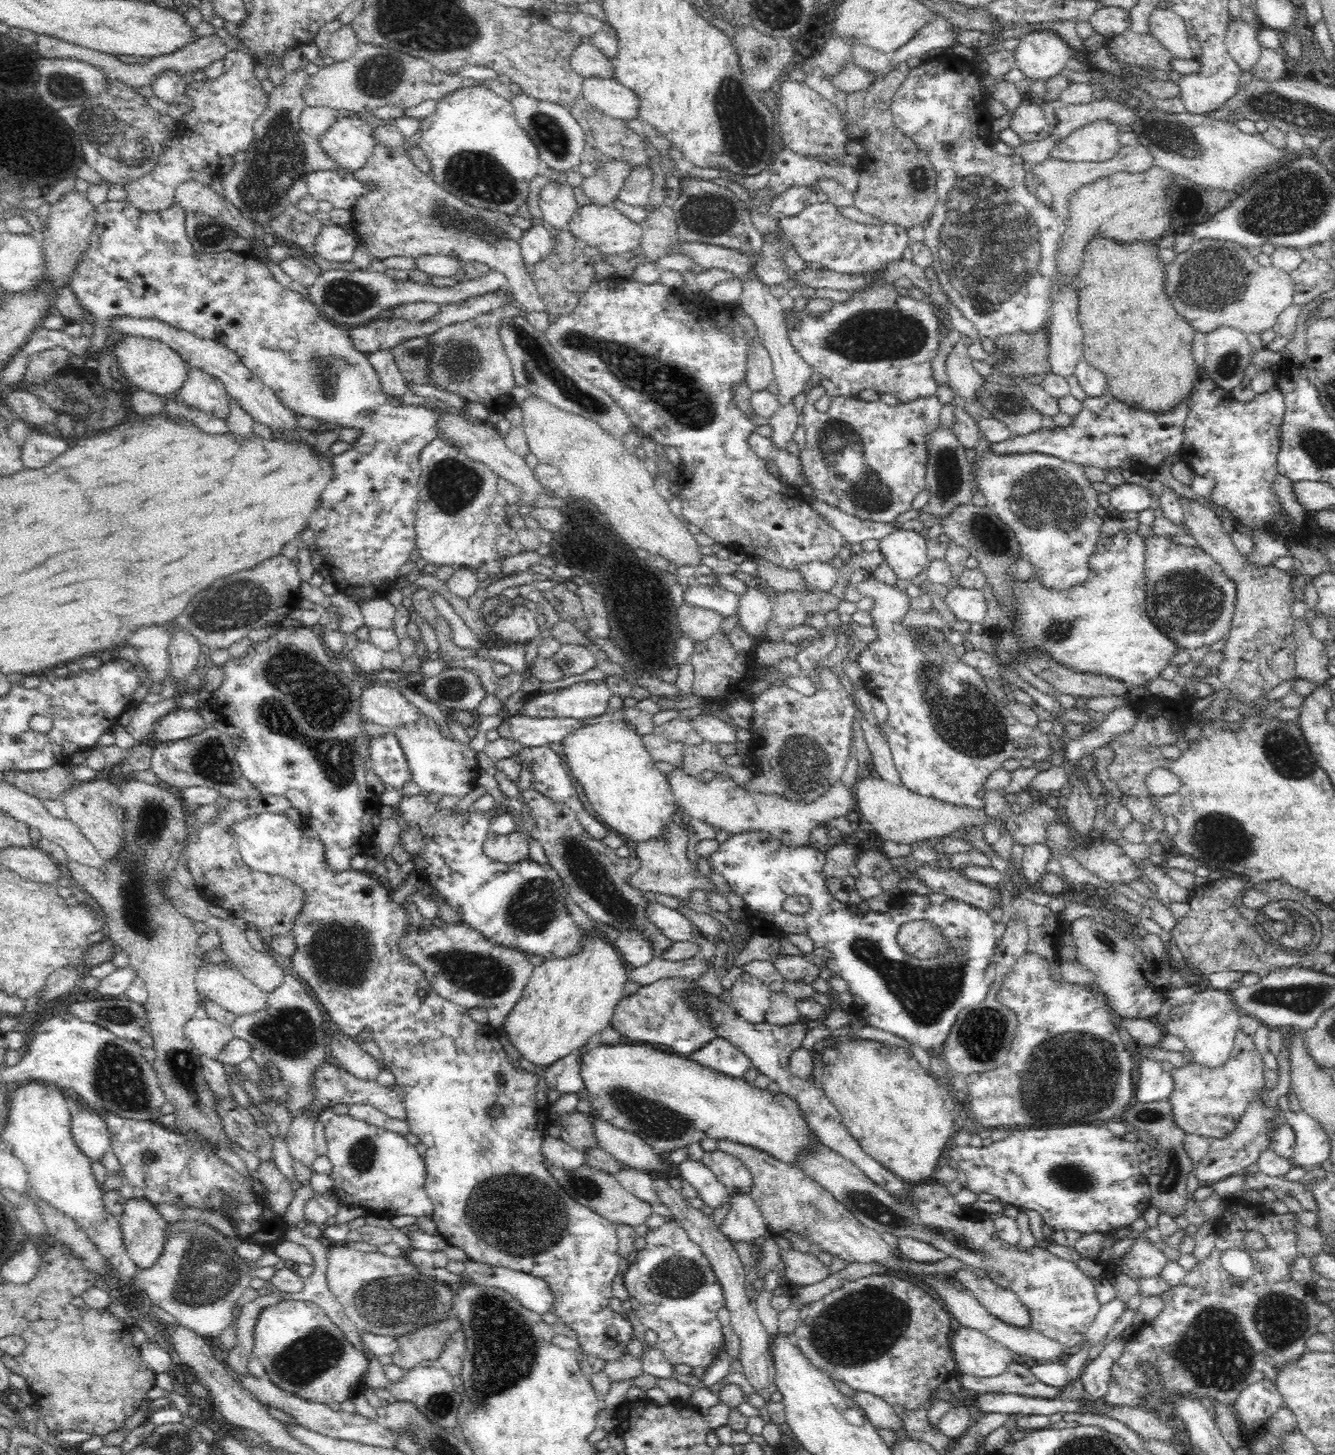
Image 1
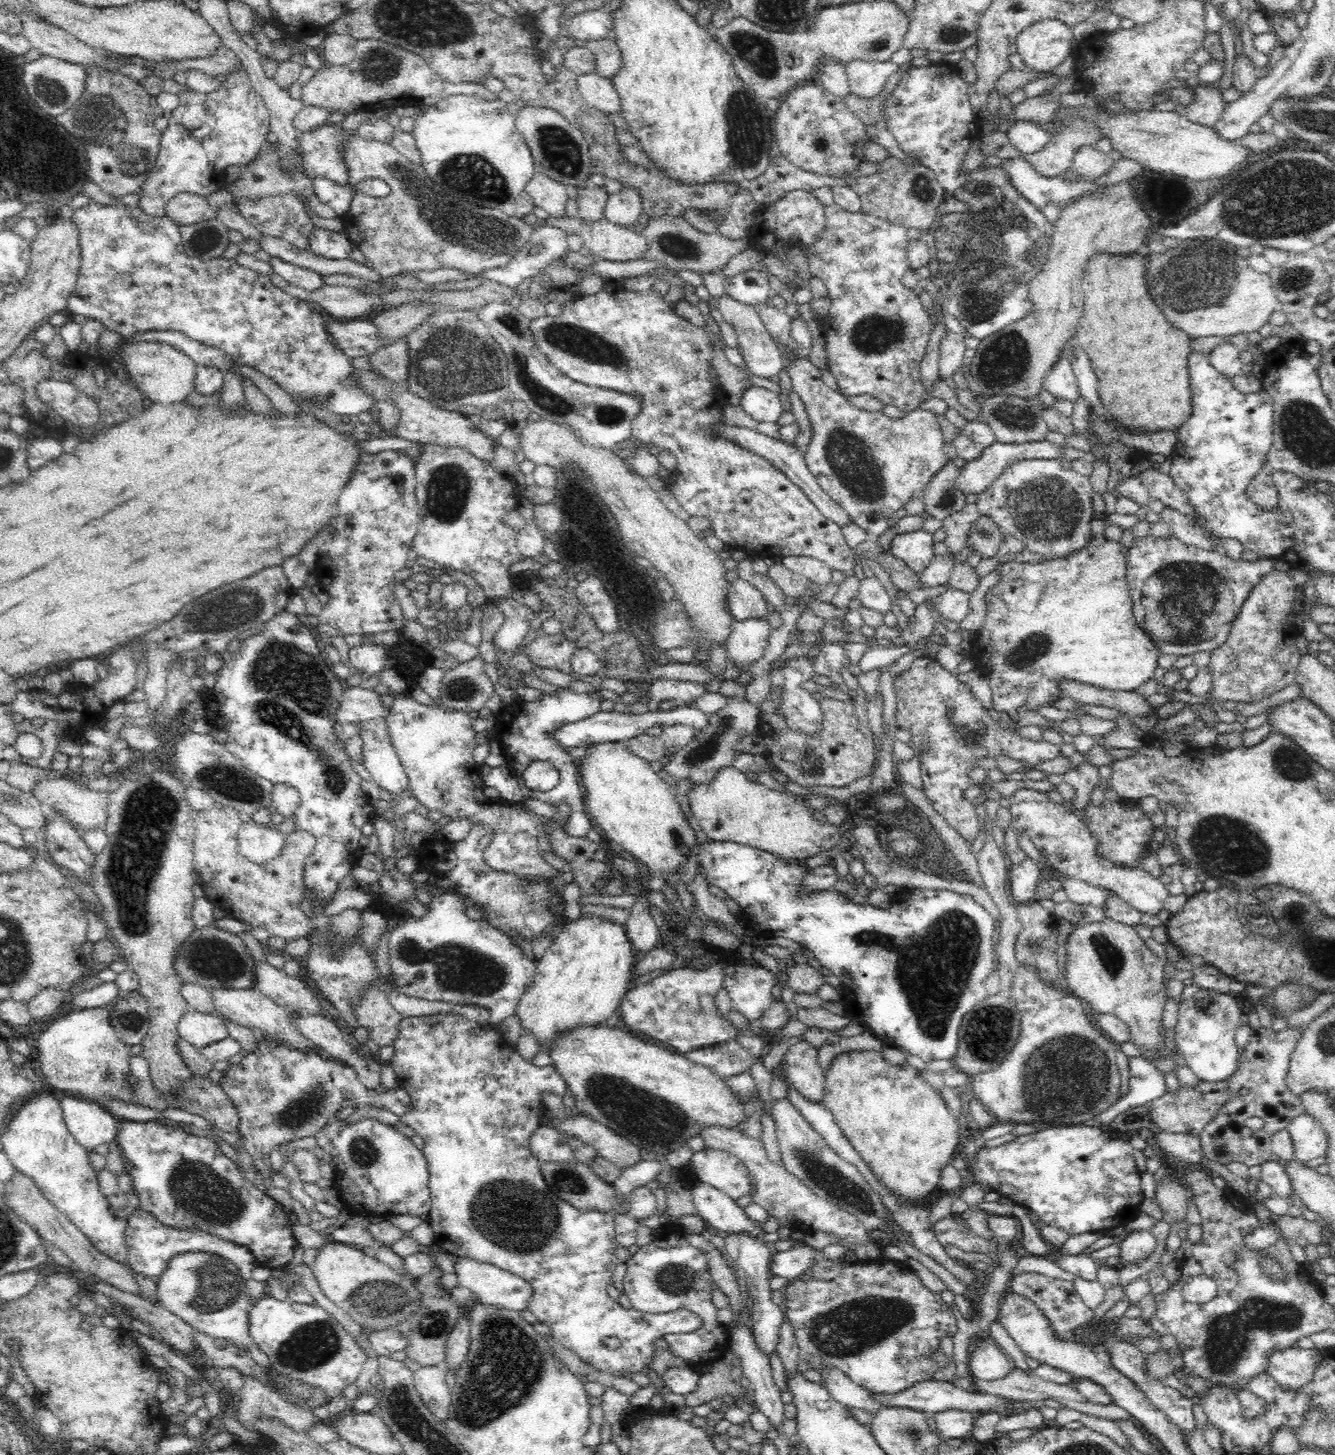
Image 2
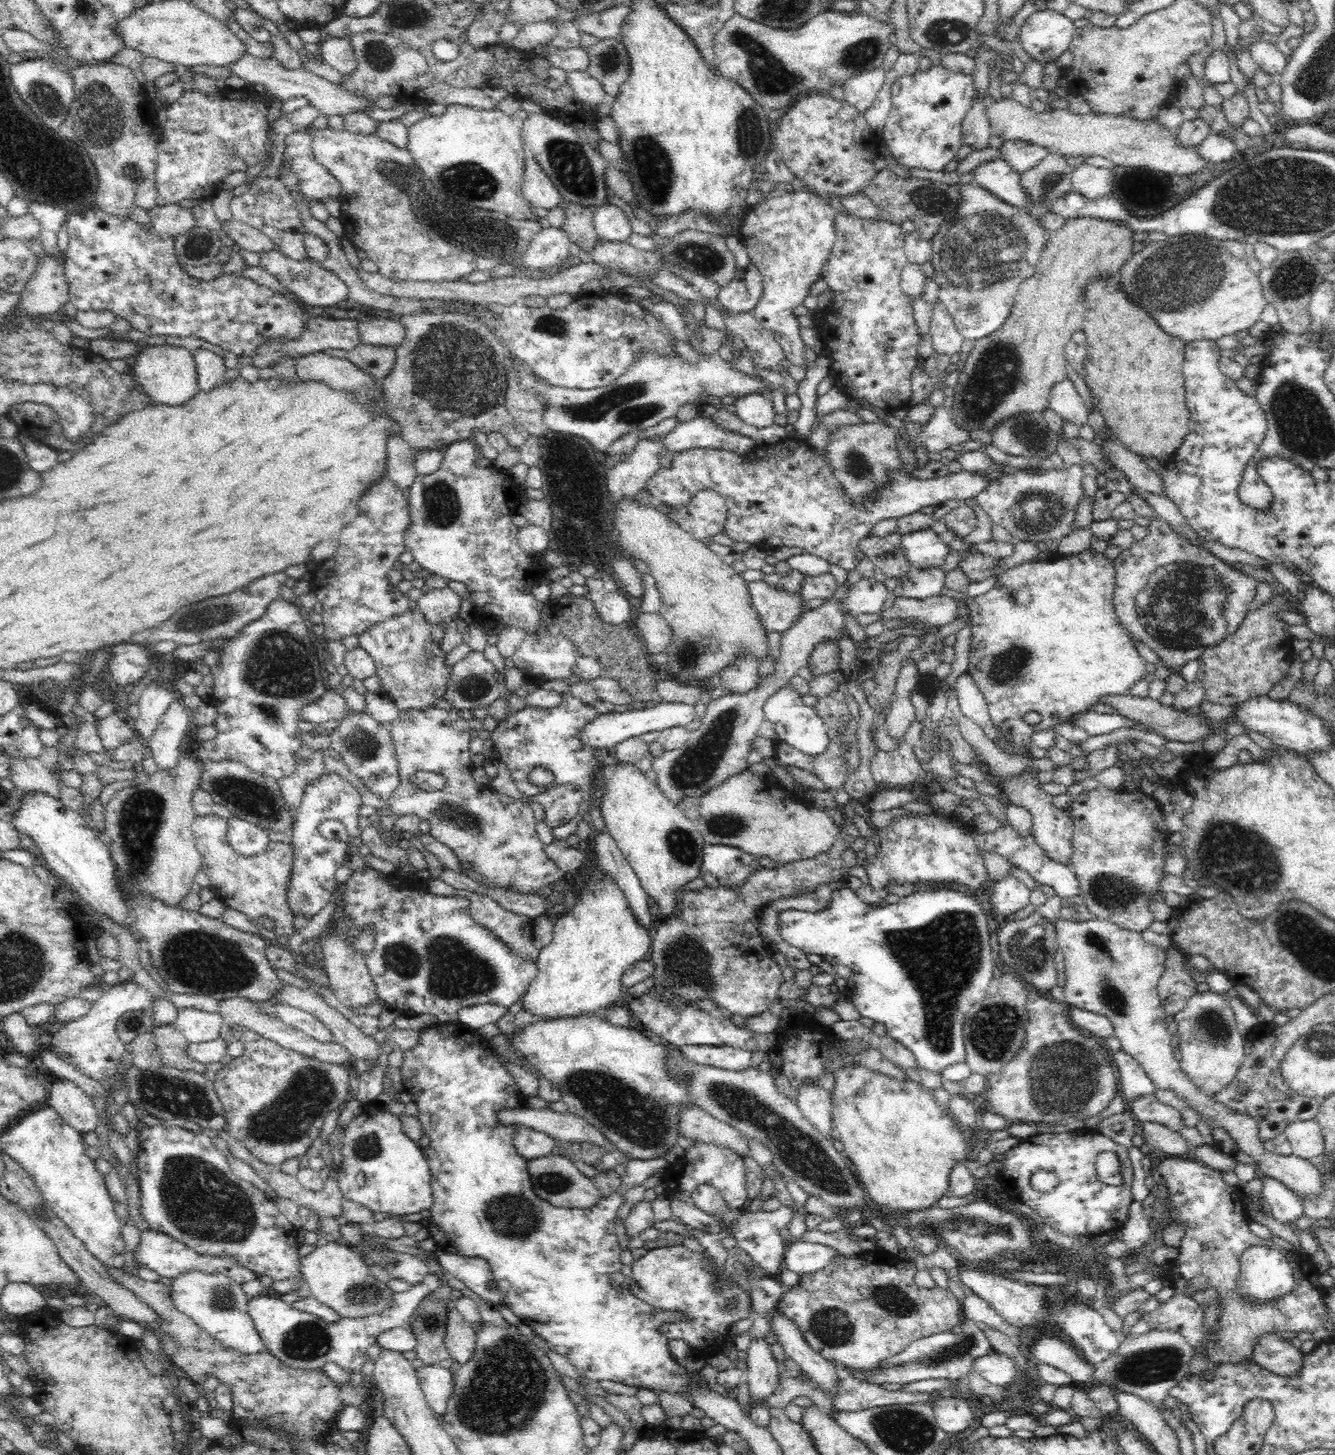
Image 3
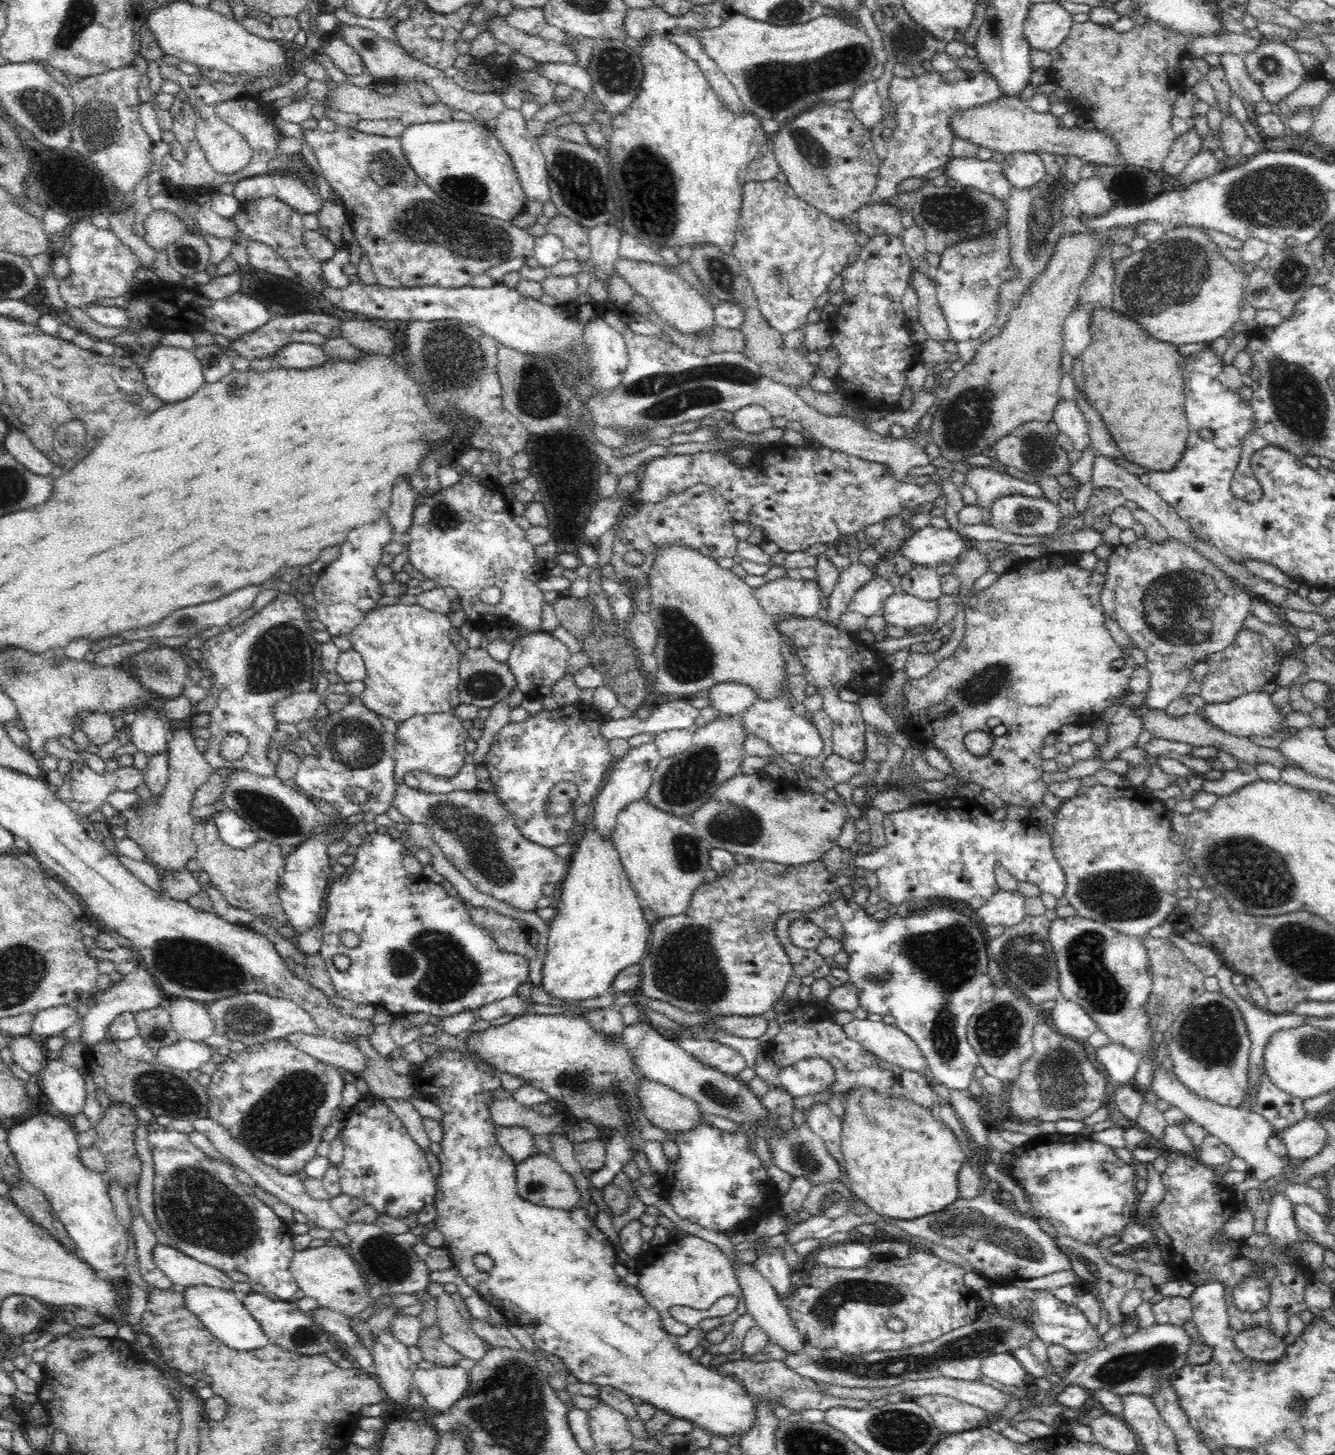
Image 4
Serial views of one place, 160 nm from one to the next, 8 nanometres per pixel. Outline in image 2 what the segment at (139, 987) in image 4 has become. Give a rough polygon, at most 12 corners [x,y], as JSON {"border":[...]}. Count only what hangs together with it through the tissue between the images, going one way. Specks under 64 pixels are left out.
{"border":[[122,1000],[71,1010],[42,1031],[30,1070],[101,1104],[134,1102]]}

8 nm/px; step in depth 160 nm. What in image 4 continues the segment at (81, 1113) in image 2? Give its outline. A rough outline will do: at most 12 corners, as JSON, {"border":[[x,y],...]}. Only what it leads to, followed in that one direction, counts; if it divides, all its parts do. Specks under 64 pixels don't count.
{"border":[[46,1058],[39,1091],[75,1117],[86,1102],[83,1075]]}

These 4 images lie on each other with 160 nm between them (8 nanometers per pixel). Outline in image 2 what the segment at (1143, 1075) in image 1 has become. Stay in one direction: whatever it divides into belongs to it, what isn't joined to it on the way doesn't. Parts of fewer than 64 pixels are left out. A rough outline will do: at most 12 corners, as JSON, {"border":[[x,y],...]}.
{"border":[[1128,1058],[1129,1091],[1090,1124],[1166,1094],[1164,1074],[1152,1061]]}

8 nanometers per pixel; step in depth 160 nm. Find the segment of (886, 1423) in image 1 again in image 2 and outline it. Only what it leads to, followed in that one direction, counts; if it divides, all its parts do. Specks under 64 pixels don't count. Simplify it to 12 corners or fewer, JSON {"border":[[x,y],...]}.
{"border":[[836,1368],[821,1369],[822,1386],[846,1407],[876,1415],[873,1394]]}

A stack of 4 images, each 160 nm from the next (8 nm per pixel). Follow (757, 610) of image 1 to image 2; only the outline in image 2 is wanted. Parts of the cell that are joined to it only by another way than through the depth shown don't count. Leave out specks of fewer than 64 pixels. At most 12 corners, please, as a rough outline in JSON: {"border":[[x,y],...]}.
{"border":[[764,617],[736,621],[728,660],[747,671],[765,653],[772,627]]}

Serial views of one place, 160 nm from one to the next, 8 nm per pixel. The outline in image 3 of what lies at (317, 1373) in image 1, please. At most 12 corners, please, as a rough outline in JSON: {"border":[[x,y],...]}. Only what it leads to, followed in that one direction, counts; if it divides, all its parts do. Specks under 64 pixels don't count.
{"border":[[440,1277],[380,1314],[326,1321],[270,1294],[248,1302],[266,1351],[292,1369],[363,1375],[377,1337],[407,1328]]}

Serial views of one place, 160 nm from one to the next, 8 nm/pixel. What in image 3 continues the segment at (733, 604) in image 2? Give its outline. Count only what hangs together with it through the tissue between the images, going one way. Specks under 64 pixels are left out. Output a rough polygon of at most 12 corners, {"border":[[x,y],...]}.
{"border":[[748,582],[761,625],[783,633],[800,620],[799,591]]}

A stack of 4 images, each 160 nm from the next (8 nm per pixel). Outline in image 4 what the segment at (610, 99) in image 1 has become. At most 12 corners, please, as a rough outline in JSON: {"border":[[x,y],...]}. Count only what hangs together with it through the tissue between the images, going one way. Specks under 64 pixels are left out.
{"border":[[540,62],[556,84],[593,95],[591,76],[578,64]]}

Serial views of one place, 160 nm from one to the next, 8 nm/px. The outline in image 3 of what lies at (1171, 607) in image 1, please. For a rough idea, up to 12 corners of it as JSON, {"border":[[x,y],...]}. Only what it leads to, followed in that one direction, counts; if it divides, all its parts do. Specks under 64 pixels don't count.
{"border":[[1164,520],[1116,559],[1114,609],[1181,670],[1259,583]]}

